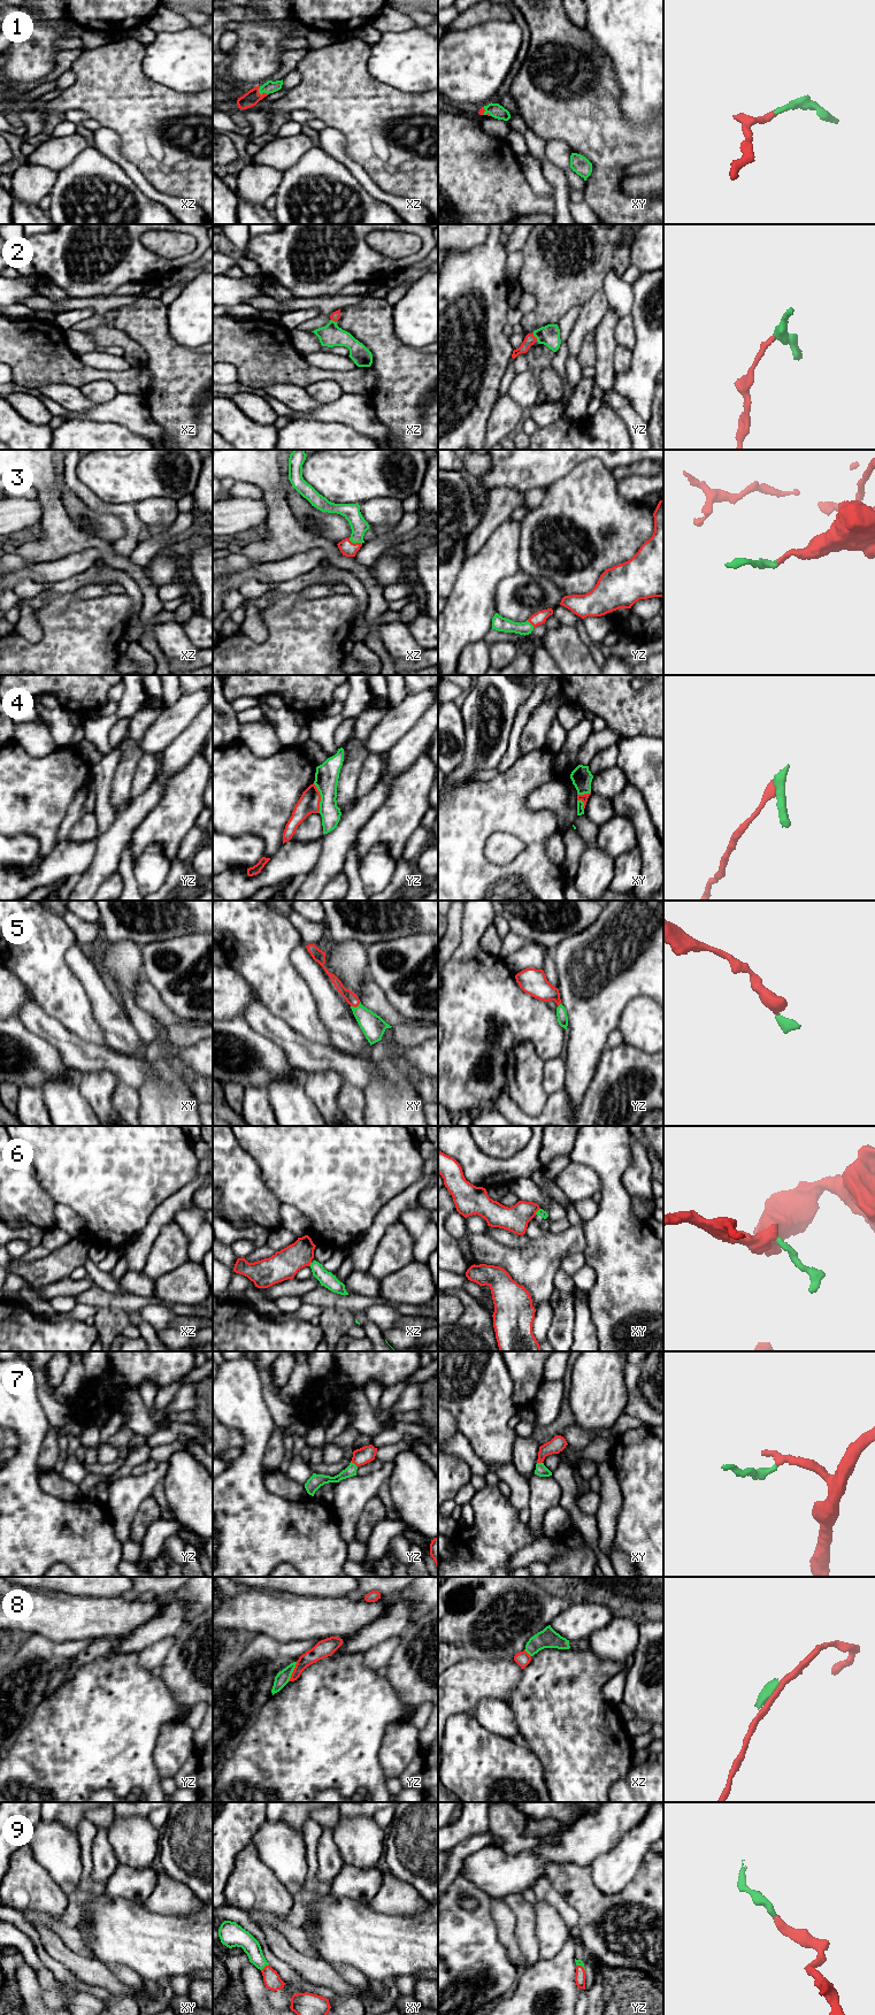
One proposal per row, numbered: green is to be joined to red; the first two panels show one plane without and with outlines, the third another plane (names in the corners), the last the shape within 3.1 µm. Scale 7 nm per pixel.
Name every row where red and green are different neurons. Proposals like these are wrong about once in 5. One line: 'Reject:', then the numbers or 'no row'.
Reject: 4, 6, 8

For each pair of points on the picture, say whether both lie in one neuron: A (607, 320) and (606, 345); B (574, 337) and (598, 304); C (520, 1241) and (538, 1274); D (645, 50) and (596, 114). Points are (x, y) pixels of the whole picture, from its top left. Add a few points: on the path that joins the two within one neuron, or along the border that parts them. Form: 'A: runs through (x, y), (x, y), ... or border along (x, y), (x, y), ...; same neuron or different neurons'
A: runs through (606, 326), (606, 339); same neuron
B: runs through (580, 329), (592, 312); same neuron
C: border along (530, 1239), (521, 1248), (507, 1248), (497, 1241); different neurons
D: border along (609, 59), (619, 86), (620, 110); different neurons

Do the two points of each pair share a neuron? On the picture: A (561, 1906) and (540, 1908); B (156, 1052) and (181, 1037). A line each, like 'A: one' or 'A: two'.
A: two
B: one

